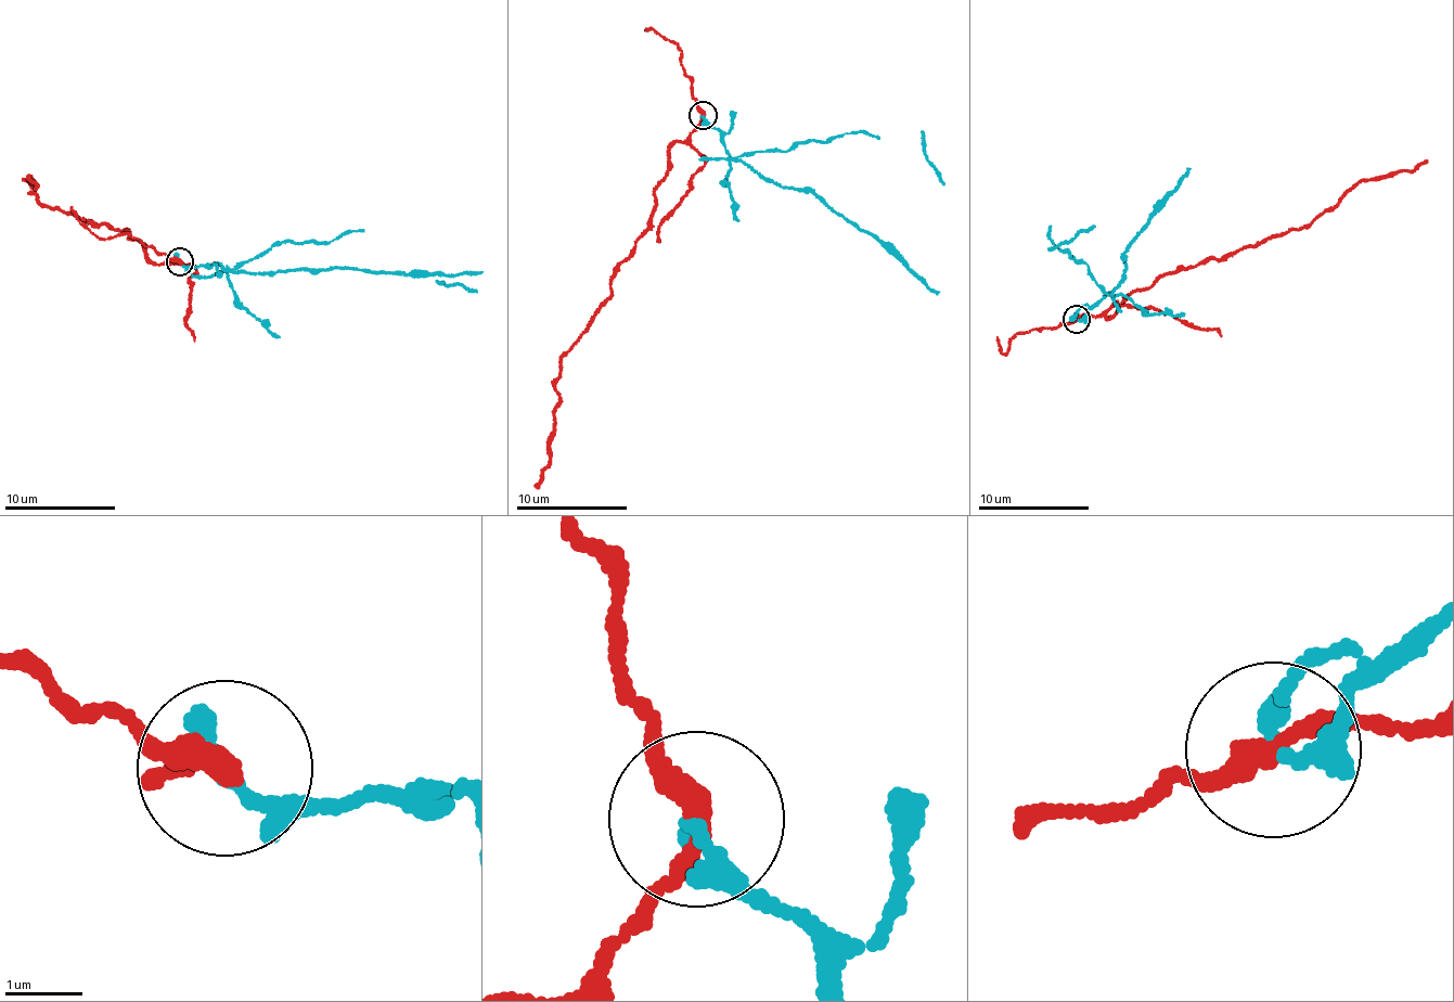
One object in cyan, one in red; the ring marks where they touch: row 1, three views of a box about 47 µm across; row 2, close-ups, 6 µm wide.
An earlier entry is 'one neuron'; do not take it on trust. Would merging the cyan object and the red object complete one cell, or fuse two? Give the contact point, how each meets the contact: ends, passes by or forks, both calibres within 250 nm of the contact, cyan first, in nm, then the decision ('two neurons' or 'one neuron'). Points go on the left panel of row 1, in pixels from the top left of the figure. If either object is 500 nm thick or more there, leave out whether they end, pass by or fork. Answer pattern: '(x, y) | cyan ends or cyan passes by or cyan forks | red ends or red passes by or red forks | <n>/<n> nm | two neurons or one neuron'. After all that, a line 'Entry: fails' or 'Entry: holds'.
(180, 261) | cyan ends | red passes by | 280/280 nm | two neurons
Entry: fails

